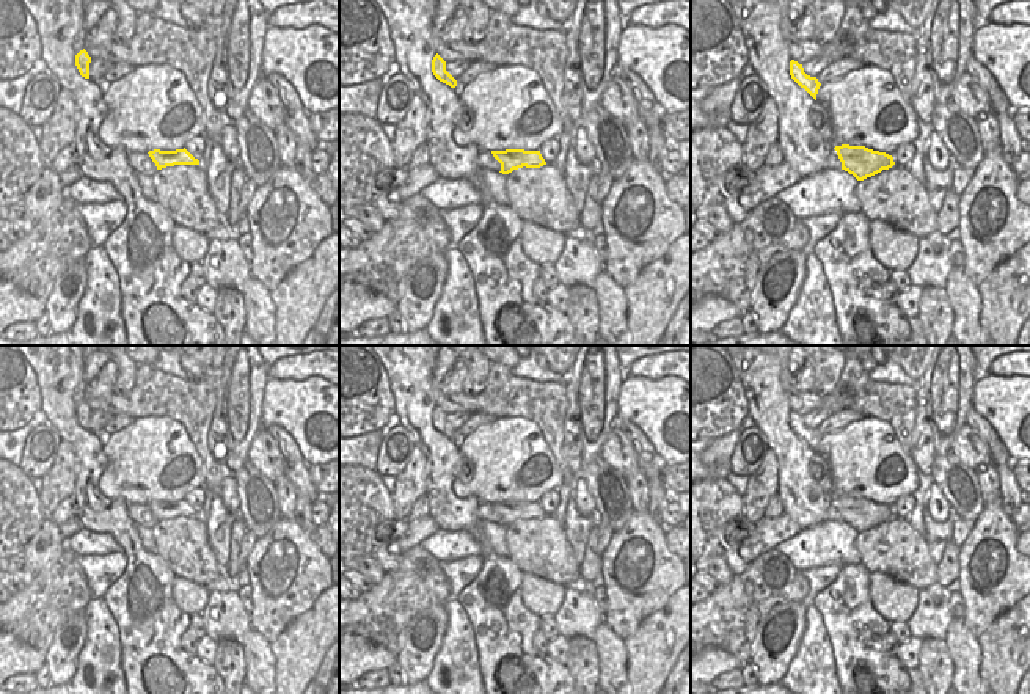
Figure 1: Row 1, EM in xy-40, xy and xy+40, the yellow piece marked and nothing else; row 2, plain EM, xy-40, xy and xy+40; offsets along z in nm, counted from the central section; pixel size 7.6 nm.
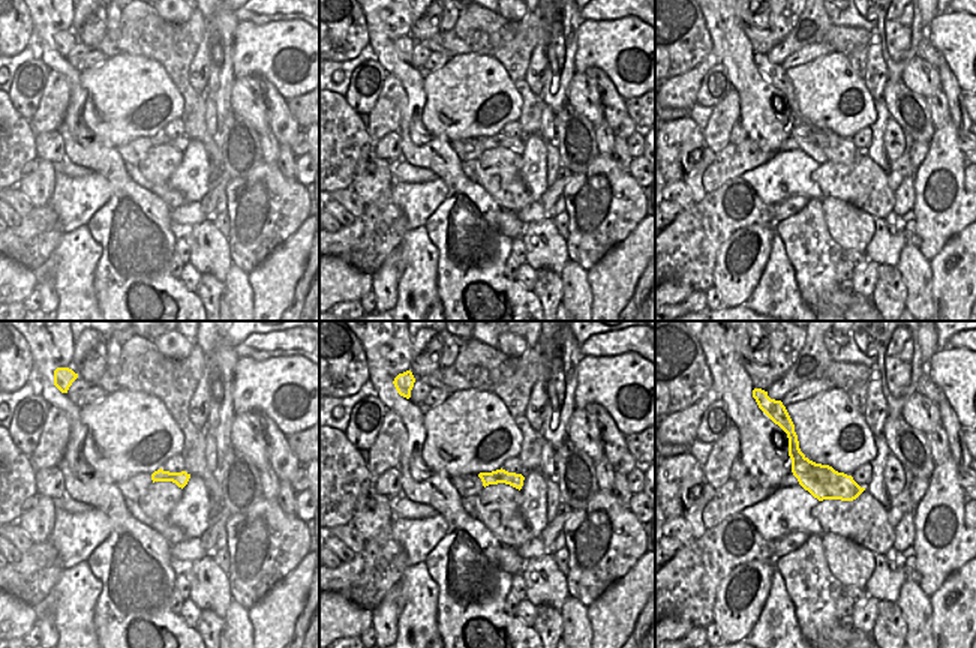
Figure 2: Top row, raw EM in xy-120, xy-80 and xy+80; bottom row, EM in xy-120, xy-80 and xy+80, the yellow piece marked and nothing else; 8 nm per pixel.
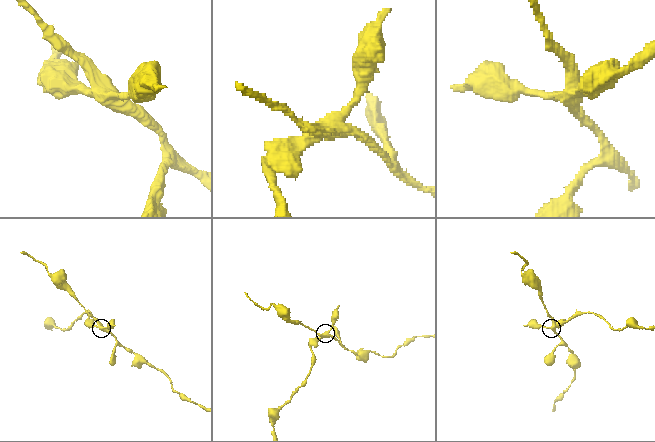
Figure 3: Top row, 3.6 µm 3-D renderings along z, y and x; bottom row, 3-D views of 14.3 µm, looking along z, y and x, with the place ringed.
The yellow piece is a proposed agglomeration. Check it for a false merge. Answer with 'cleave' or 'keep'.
cleave

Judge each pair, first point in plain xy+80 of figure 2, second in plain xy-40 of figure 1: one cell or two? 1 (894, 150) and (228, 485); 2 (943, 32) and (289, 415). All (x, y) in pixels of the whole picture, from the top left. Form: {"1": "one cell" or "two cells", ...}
{"1": "one cell", "2": "one cell"}

